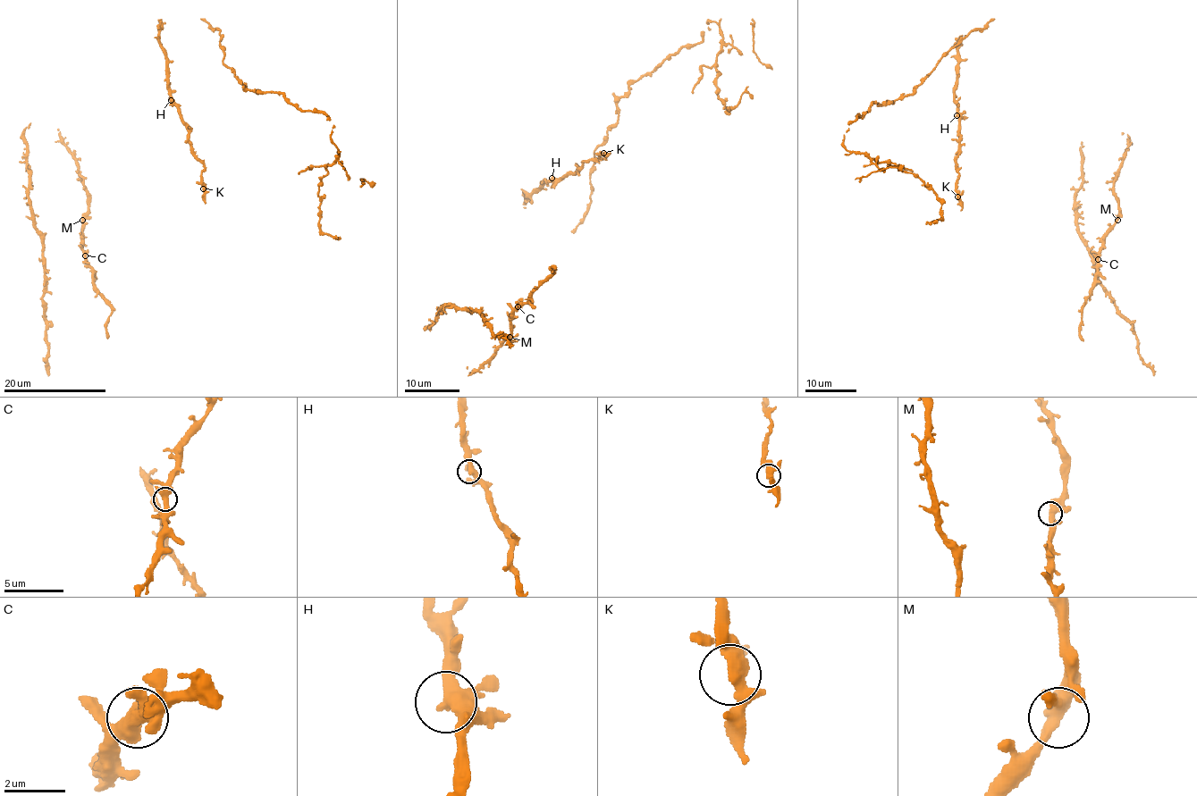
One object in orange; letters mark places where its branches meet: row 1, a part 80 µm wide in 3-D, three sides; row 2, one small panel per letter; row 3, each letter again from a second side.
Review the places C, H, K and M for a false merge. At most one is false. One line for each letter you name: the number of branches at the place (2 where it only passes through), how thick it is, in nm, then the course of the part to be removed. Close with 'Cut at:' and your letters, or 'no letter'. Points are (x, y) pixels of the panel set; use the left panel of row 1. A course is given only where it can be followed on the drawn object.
Cut at: no letter

